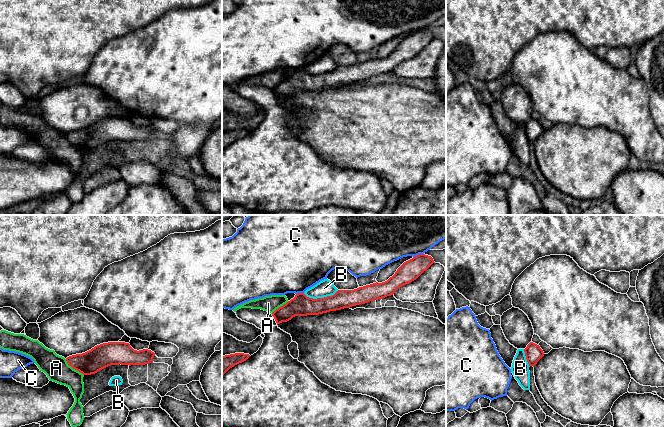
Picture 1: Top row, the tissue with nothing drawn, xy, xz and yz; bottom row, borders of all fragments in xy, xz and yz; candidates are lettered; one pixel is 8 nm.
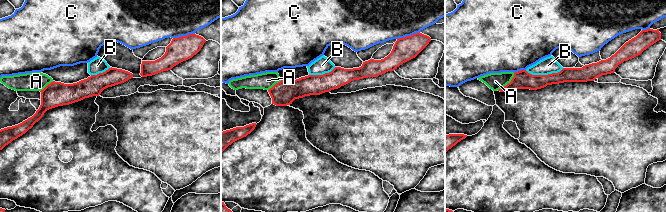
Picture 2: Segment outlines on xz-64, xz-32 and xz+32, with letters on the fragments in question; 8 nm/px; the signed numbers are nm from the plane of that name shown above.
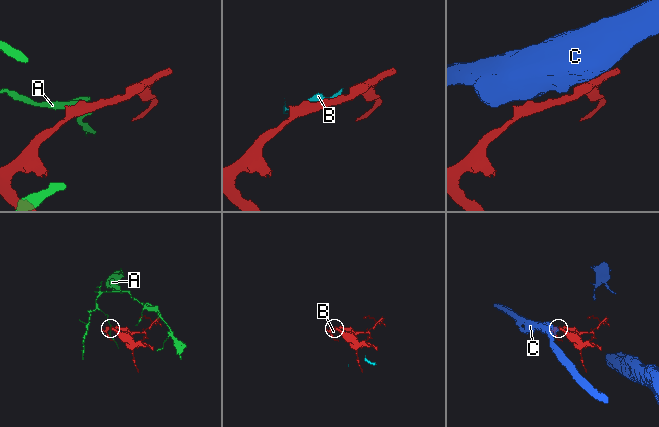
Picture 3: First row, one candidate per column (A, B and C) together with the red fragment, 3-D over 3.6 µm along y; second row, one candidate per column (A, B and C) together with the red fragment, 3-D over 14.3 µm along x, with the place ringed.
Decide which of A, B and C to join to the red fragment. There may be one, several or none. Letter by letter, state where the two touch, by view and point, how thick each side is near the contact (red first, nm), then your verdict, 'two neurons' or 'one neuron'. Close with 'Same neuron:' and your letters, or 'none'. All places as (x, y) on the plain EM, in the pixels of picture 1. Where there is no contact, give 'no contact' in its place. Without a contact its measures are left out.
A: contact xy (73, 144); calibres 190 and 200 nm; two neurons
B: contact xz (320, 74); calibres 170 and 140 nm; two neurons
C: contact xz (419, 30); calibres 160 and 300 nm; two neurons
Same neuron: none

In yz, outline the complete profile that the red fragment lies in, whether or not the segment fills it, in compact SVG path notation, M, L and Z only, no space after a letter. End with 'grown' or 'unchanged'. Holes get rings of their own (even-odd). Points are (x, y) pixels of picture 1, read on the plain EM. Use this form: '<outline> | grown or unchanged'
M530 118L524 125L525 132L529 142L535 142L537 138L544 132L543 126L539 121Z | unchanged

